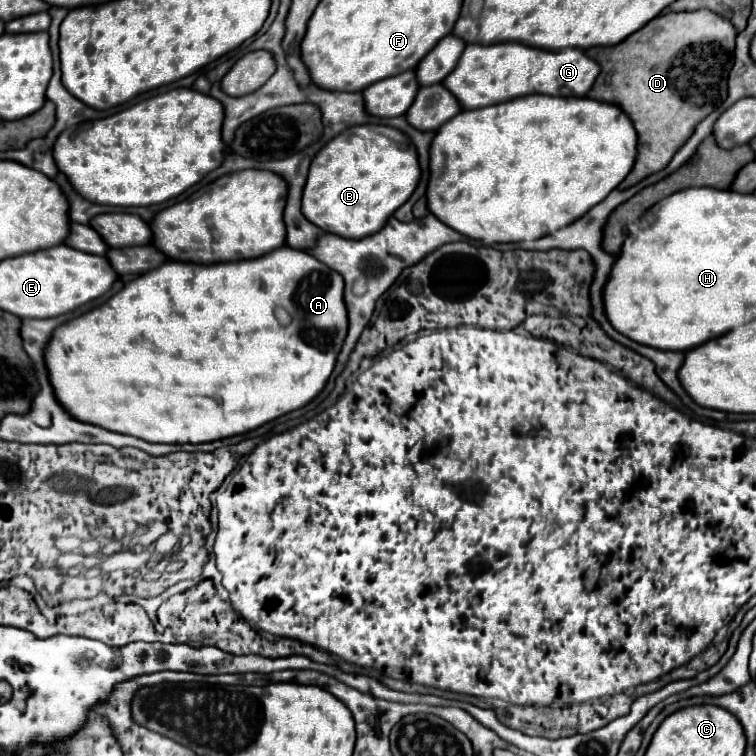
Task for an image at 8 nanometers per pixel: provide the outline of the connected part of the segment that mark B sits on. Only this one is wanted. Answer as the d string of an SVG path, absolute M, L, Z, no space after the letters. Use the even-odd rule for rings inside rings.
M352 126L332 138L312 160L302 192L302 214L320 230L350 240L376 234L412 196L420 180L416 148L396 128Z

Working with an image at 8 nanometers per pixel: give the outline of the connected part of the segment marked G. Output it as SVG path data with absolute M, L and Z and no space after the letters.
M518 42L502 44L468 44L456 64L456 68L442 80L444 88L460 100L464 110L484 108L510 98L526 96L530 92L544 92L550 96L586 96L592 88L600 66L590 60L580 48L568 50L540 50Z

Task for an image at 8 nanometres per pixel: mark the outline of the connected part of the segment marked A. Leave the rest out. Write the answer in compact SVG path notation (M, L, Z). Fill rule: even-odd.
M282 246L268 252L266 256L240 262L224 264L190 264L190 262L166 262L152 272L140 274L136 280L128 282L120 292L116 292L102 306L92 308L90 312L72 318L70 322L60 324L52 332L48 348L44 348L44 362L48 364L48 380L56 392L56 400L64 404L66 412L76 414L78 420L88 420L90 424L100 424L100 428L112 428L114 432L124 432L152 444L204 444L236 434L250 432L270 420L276 420L296 408L301 408L318 396L330 378L336 356L342 348L342 342L348 332L348 312L344 308L344 280L320 264L306 252ZM276 310L284 310L288 322L280 322Z

